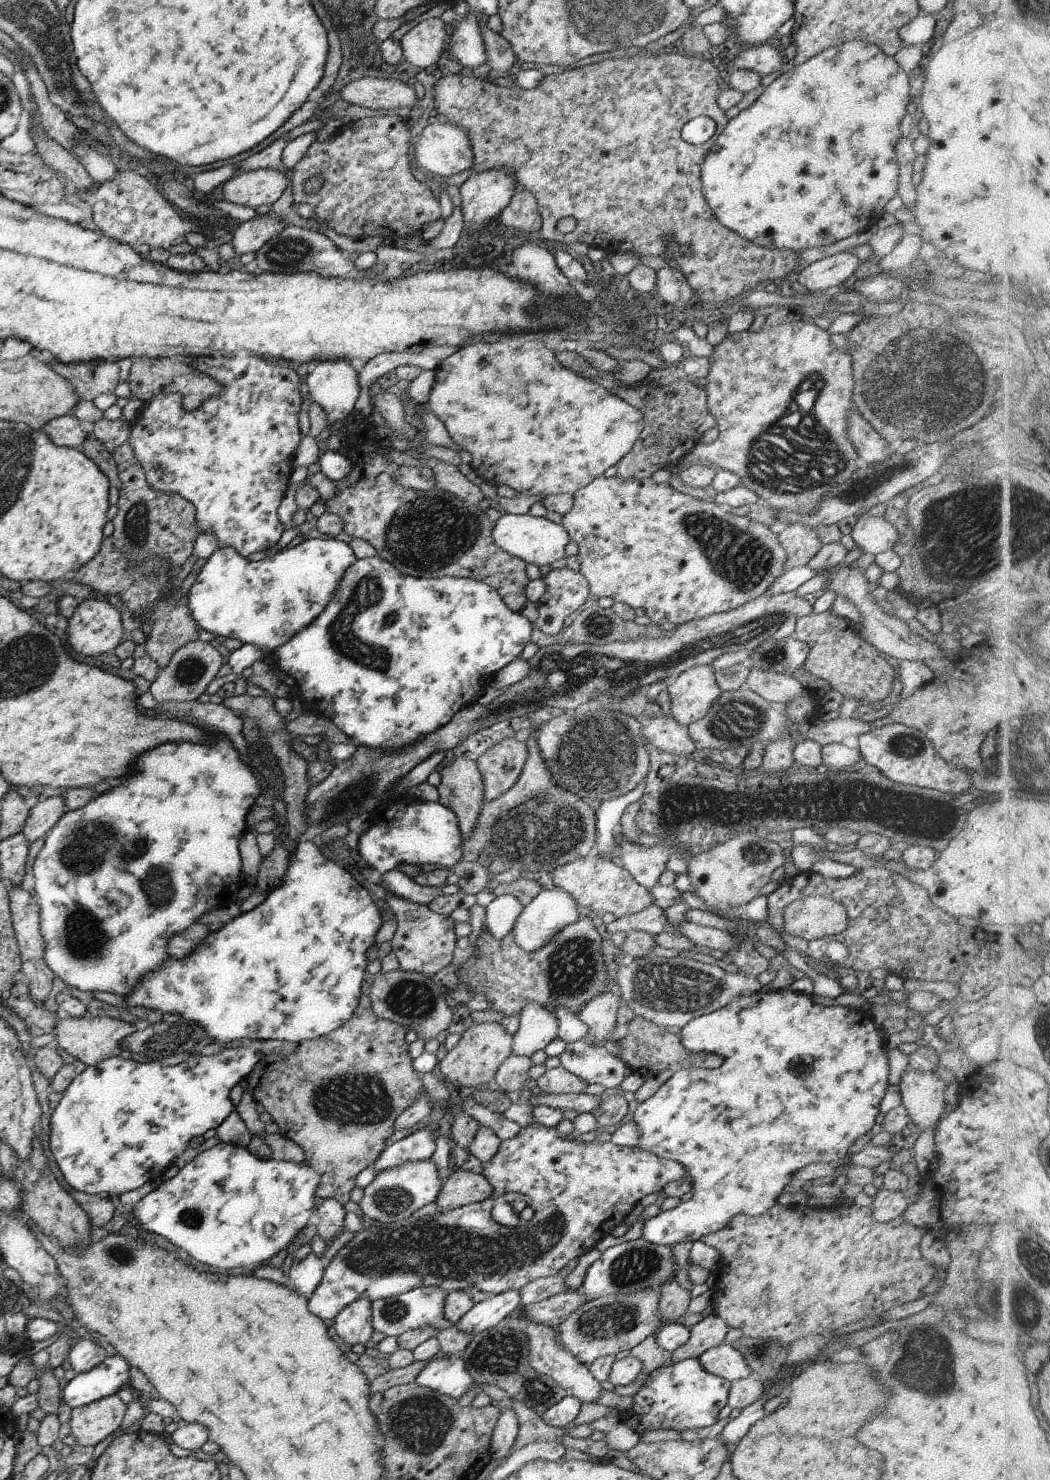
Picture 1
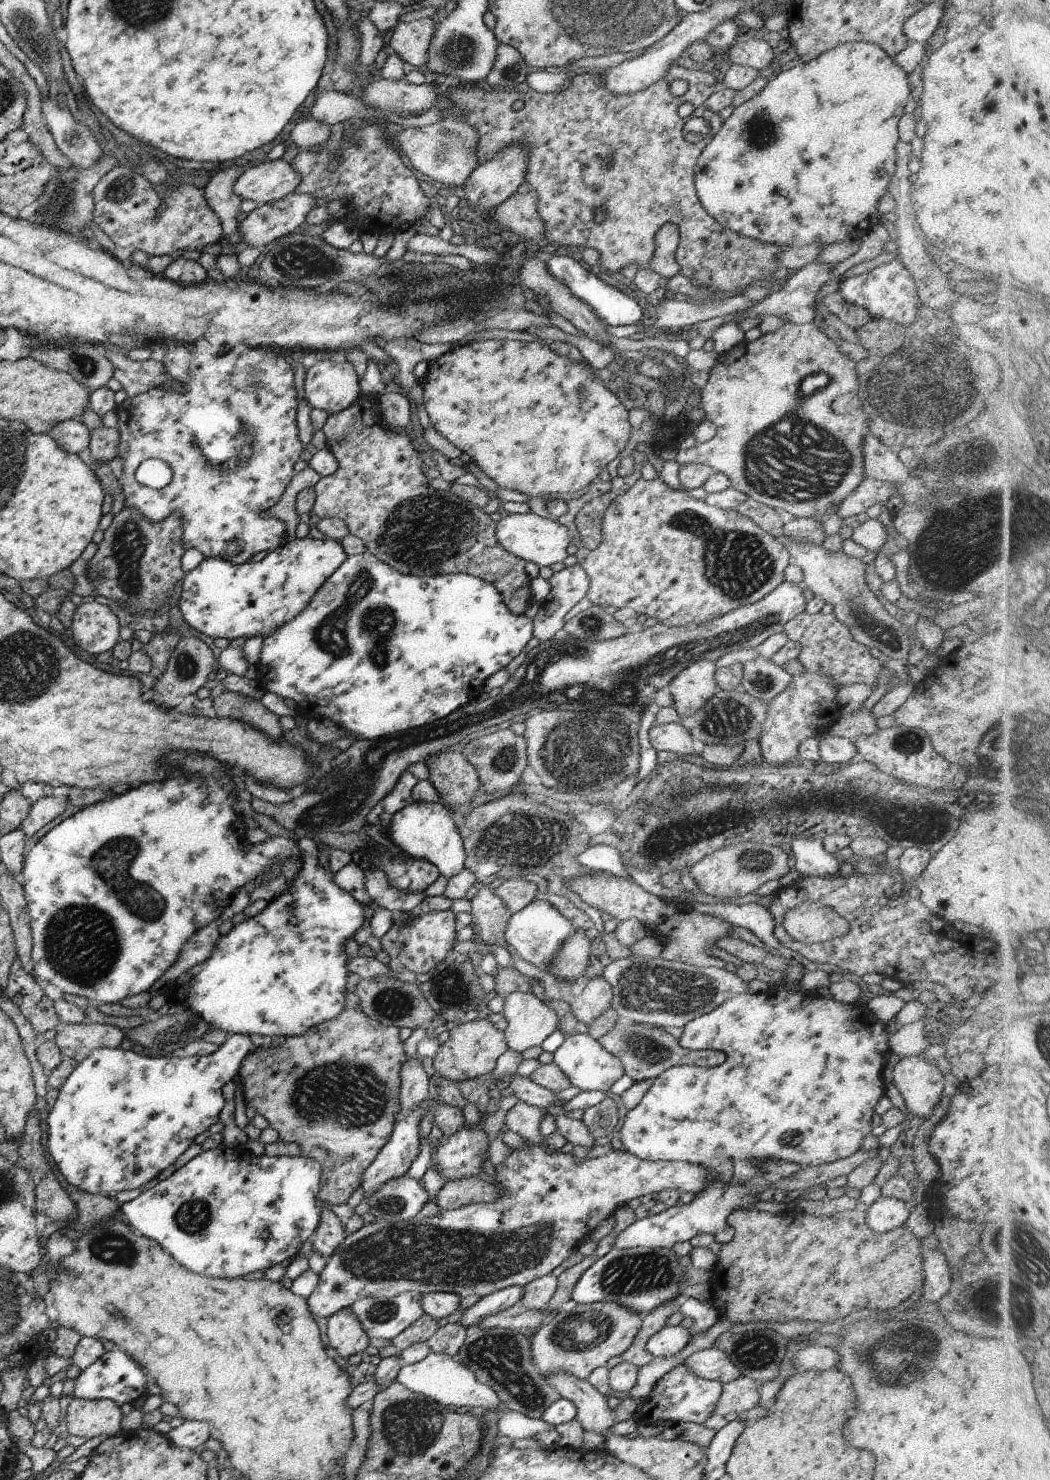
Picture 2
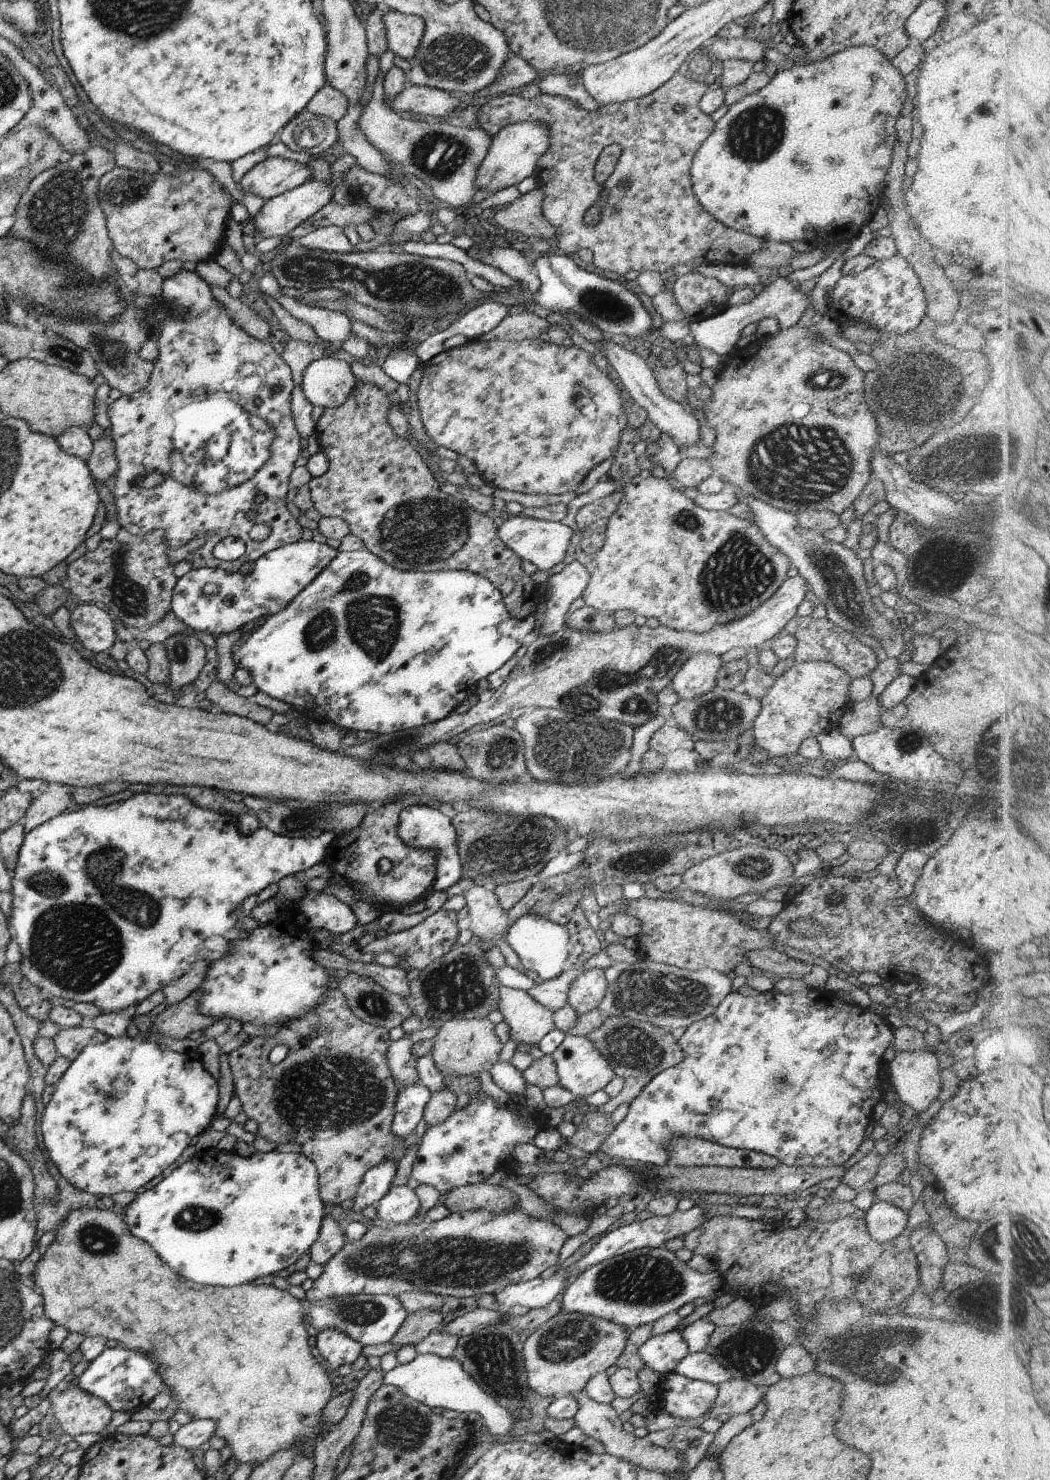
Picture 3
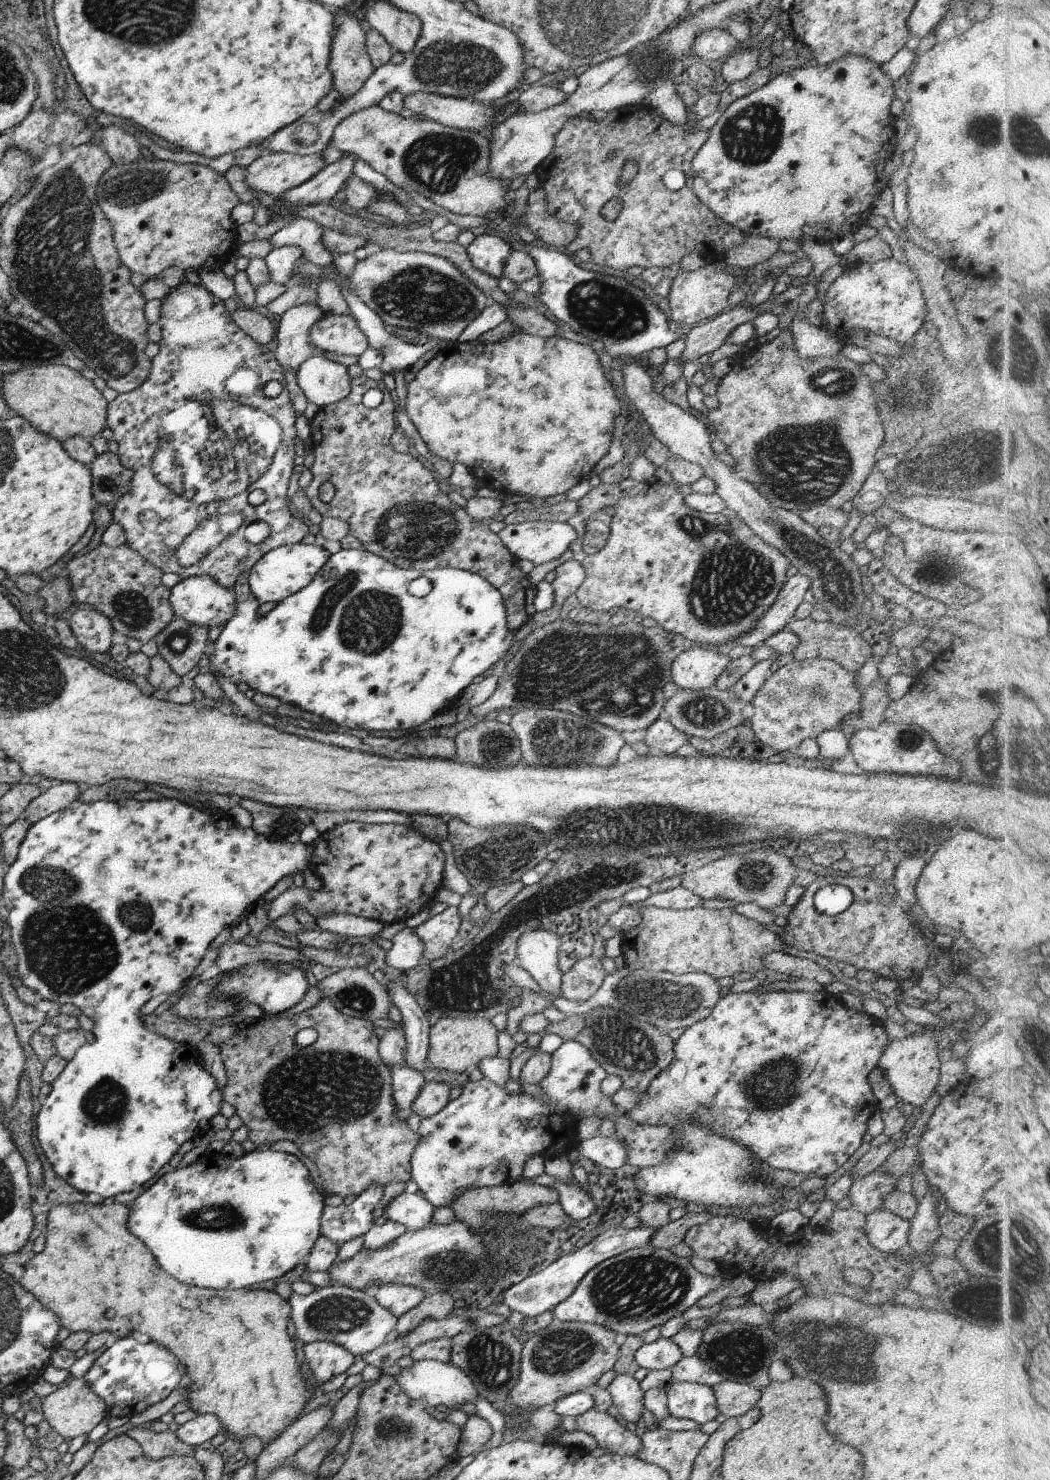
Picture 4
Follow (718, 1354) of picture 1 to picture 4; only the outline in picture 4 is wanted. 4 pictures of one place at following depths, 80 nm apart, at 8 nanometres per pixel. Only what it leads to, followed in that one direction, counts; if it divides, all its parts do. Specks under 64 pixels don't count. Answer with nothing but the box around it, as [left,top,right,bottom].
[671,1356,722,1386]

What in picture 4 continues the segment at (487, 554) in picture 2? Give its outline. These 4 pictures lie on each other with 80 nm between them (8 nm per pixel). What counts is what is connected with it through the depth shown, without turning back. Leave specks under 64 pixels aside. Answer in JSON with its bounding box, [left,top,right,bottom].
[304,374,535,632]

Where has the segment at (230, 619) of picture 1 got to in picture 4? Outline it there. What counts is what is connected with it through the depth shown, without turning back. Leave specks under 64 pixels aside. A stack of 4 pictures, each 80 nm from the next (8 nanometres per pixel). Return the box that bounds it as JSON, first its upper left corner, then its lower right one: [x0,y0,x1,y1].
[169,543,329,628]

